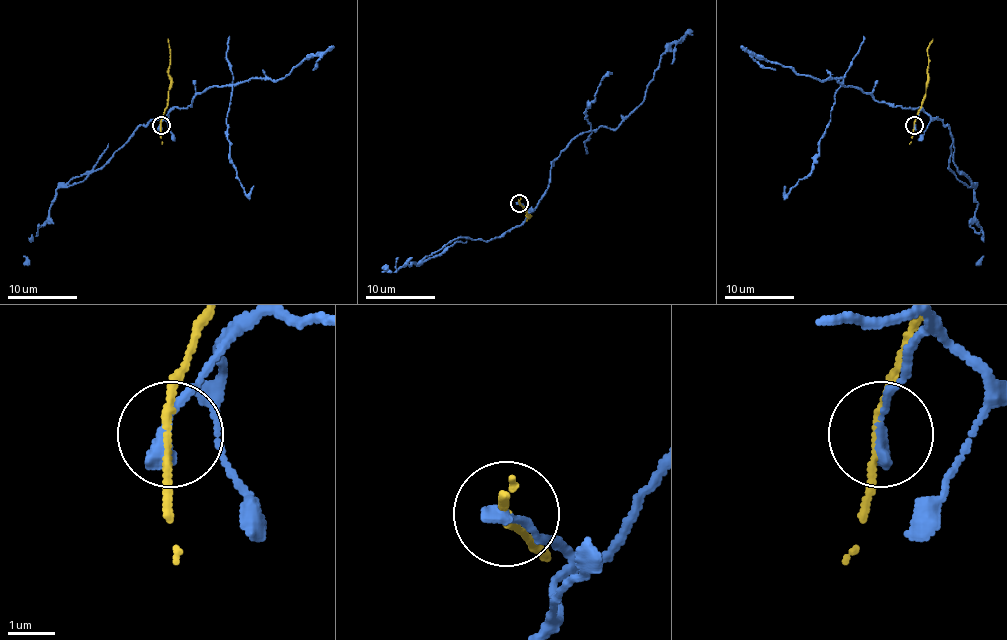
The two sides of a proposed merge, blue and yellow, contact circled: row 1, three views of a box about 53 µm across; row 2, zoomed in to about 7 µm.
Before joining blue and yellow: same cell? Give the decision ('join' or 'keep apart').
keep apart

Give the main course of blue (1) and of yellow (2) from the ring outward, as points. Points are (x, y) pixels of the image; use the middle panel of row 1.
1: (520, 202), (534, 209), (570, 142), (617, 128), (677, 42), (670, 64)
2: (520, 202), (528, 216), (527, 221)

